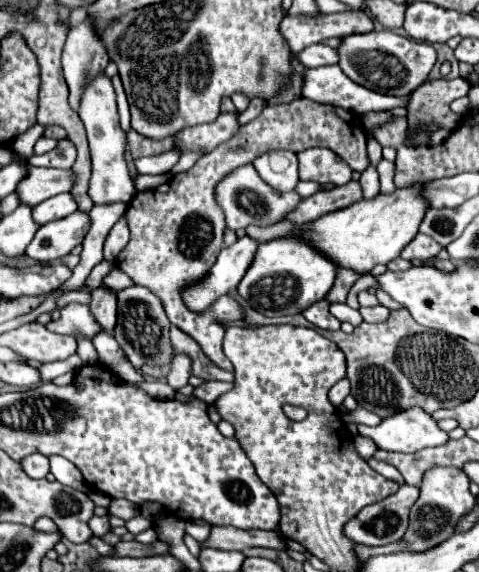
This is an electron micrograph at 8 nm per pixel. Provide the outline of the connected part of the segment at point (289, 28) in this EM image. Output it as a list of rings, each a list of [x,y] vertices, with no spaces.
[[[336,12],[318,16],[284,16],[280,32],[286,38],[290,52],[296,54],[310,44],[332,36],[348,36],[370,32],[374,28],[366,12]]]

